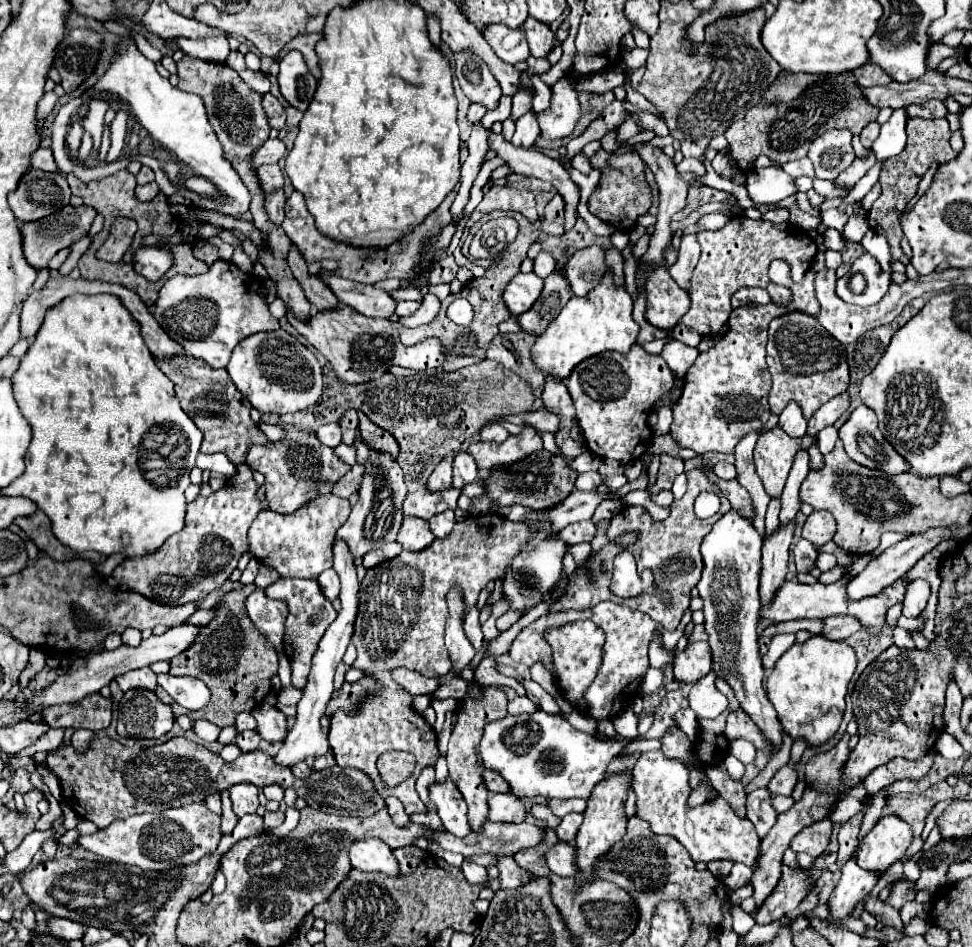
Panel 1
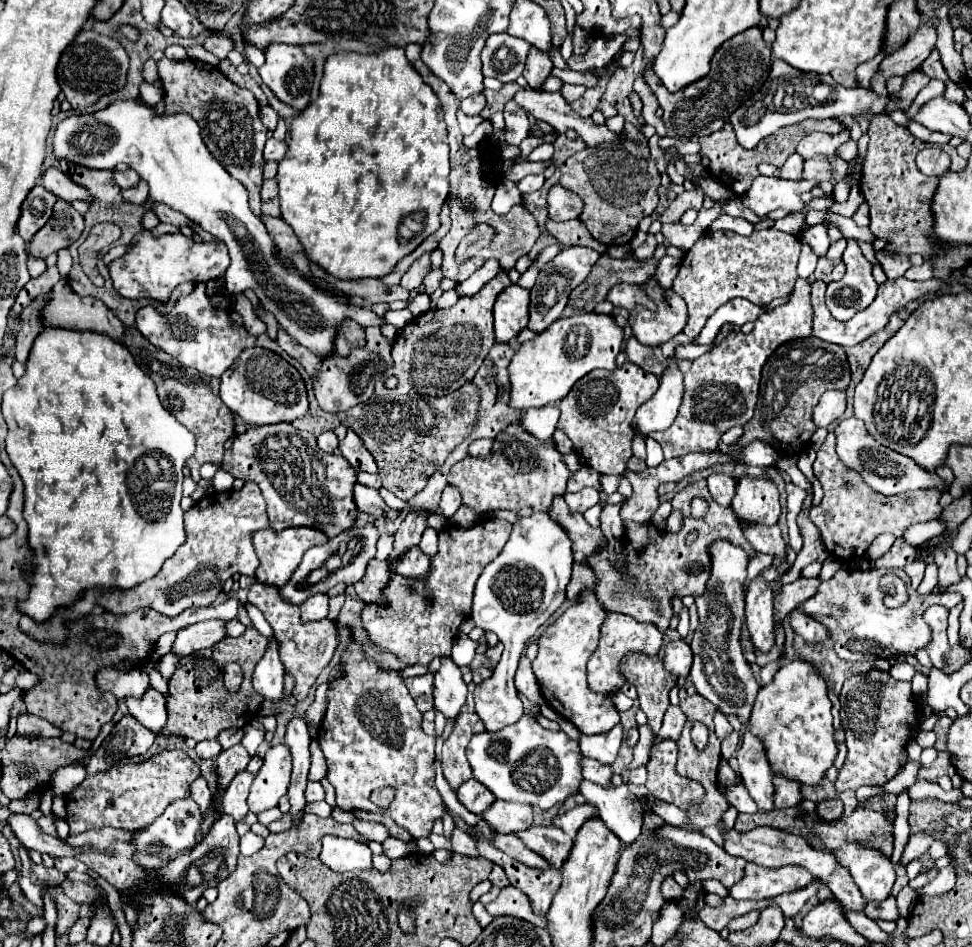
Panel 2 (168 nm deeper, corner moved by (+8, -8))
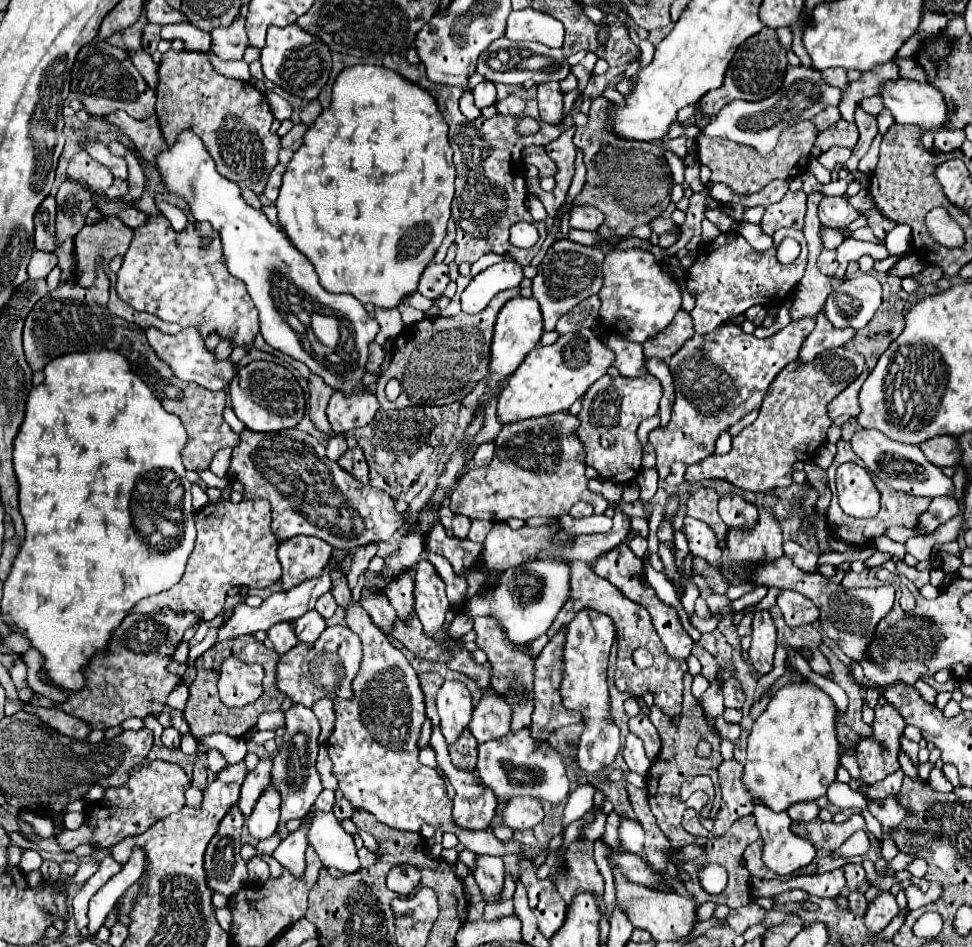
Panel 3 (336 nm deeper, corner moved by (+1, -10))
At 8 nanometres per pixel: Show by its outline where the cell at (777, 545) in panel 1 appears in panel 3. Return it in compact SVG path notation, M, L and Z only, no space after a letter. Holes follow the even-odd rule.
M760 611L752 621L752 645L748 649L748 657L756 673L766 675L772 671L776 651L776 627L768 611Z

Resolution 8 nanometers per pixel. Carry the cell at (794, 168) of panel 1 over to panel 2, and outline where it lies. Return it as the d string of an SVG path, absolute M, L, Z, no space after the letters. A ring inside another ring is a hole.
M823 157L807 159L807 161L803 163L803 175L801 175L801 179L817 179L817 181L827 181L829 177L831 177L829 161L825 161Z

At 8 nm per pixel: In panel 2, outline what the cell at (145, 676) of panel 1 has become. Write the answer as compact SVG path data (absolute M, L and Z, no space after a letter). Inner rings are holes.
M149 687L143 697L127 697L125 699L129 713L139 719L145 727L149 727L153 733L159 733L167 721L167 709L165 709L165 697Z

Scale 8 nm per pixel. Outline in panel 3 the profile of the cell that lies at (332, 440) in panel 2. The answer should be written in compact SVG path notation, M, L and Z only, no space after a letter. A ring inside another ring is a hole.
M332 435L330 441L328 441L328 445L326 445L326 455L328 455L332 461L338 461L346 451L348 451L346 437L344 437L344 435Z

